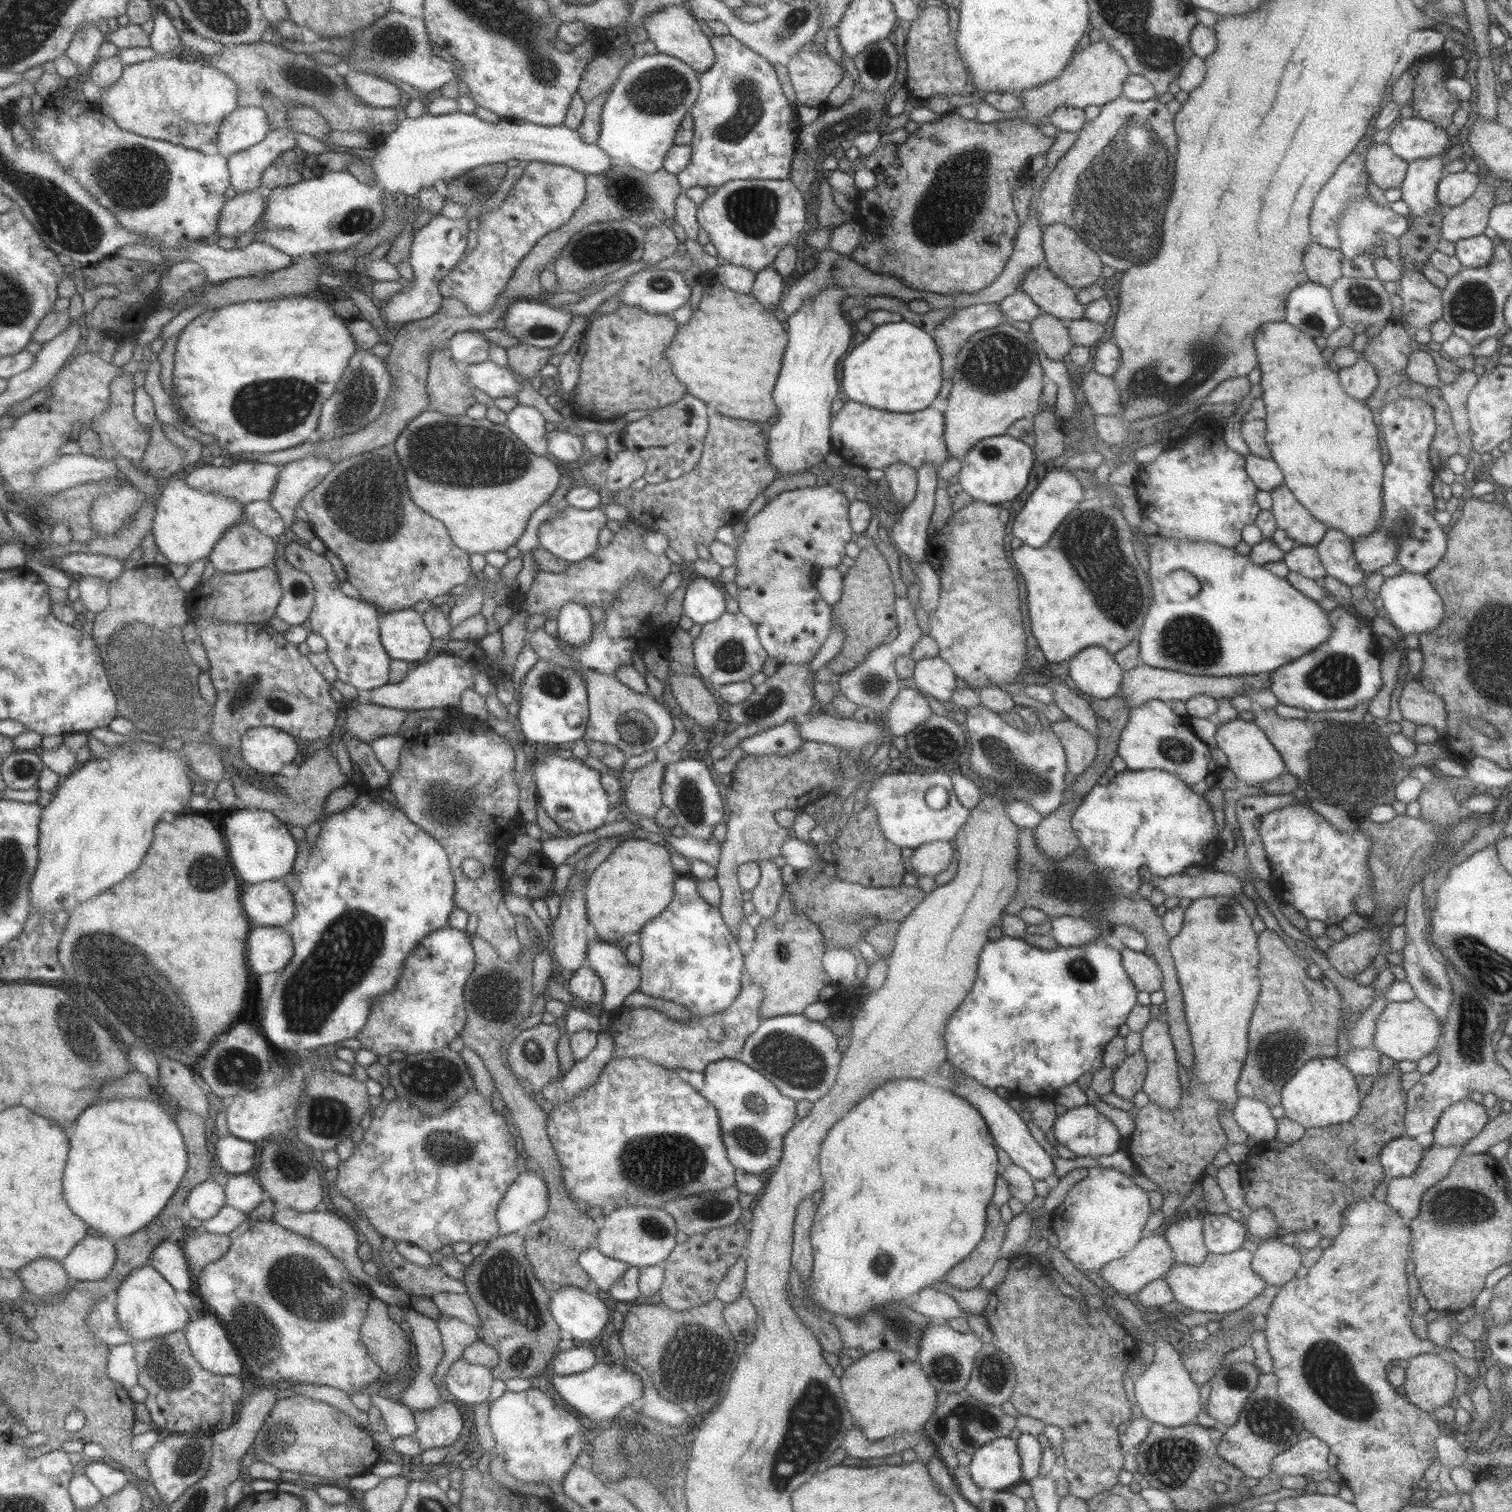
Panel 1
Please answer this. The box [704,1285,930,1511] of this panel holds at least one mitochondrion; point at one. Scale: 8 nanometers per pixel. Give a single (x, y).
(816, 1417)

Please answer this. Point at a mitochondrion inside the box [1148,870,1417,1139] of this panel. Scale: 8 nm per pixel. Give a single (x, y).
(1271, 1057)

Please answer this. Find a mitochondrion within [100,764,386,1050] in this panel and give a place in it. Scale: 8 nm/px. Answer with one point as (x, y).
(207, 869)

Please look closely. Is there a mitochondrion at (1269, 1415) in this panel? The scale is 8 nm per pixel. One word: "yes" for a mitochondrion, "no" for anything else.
yes

